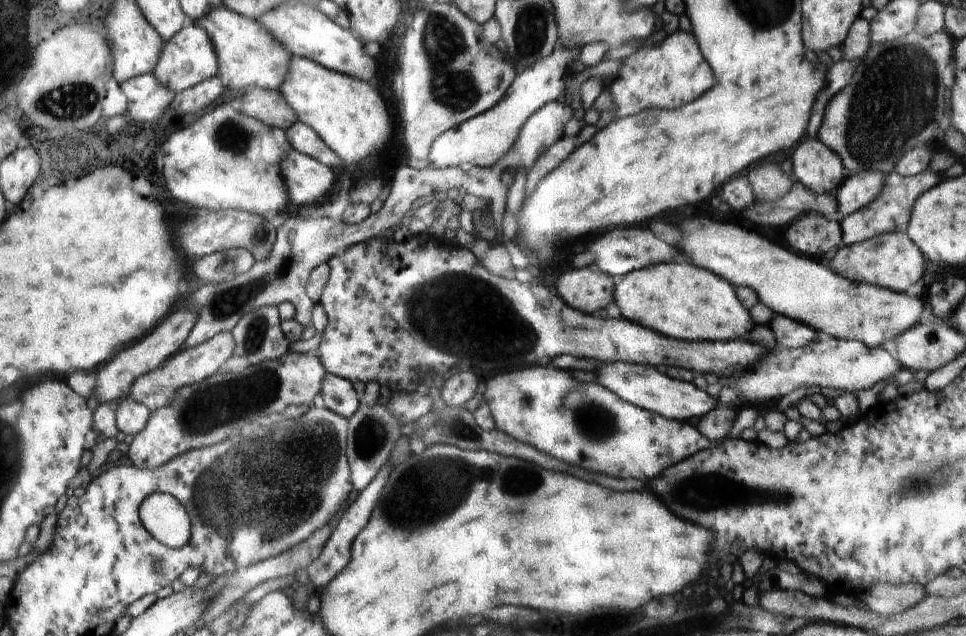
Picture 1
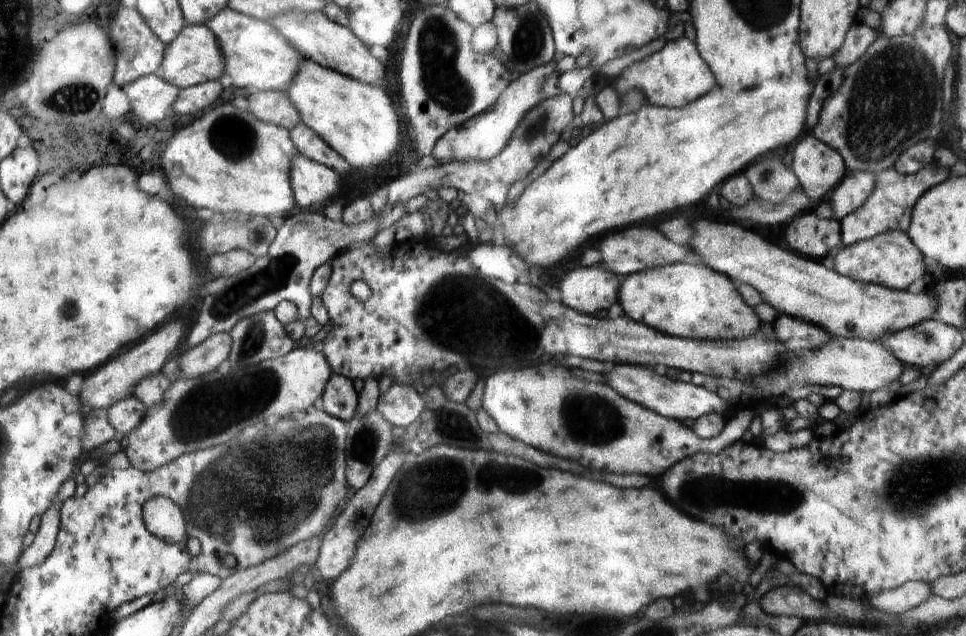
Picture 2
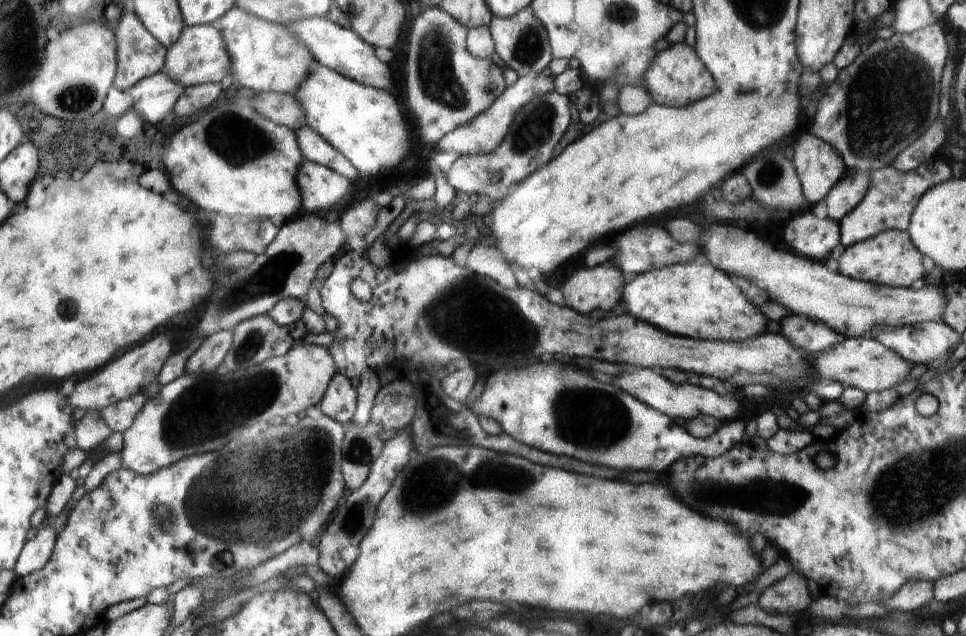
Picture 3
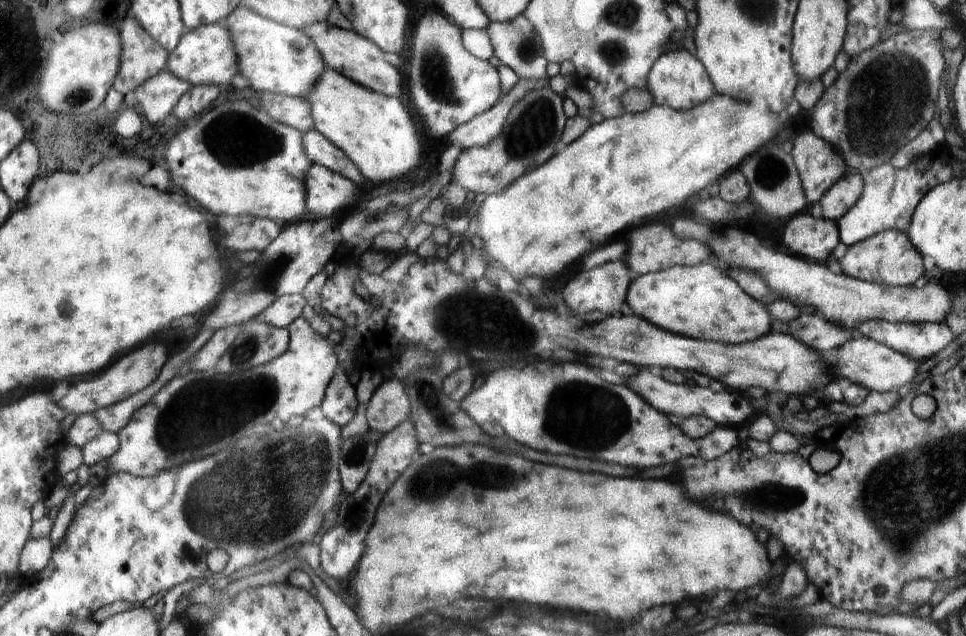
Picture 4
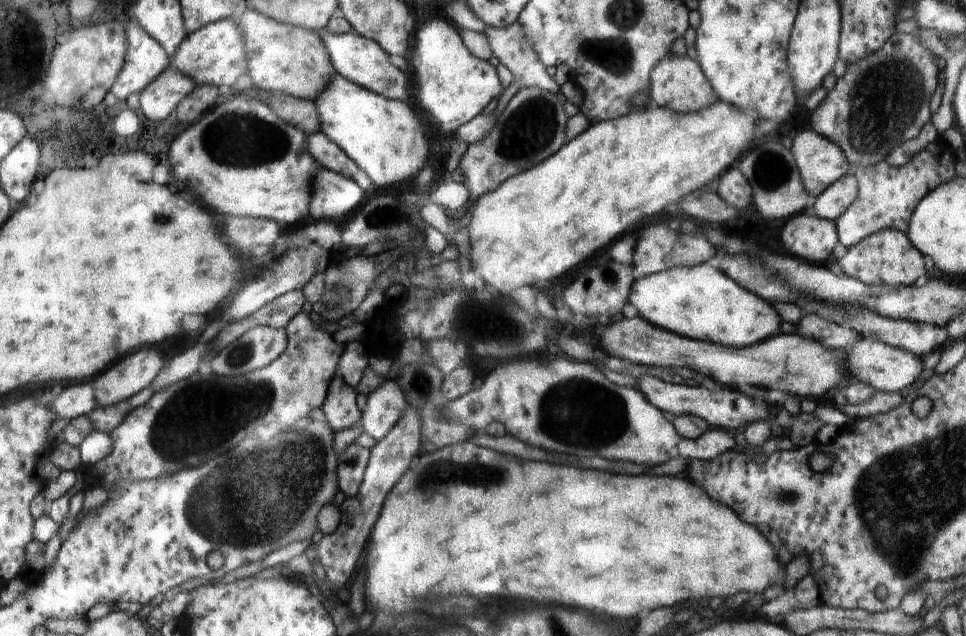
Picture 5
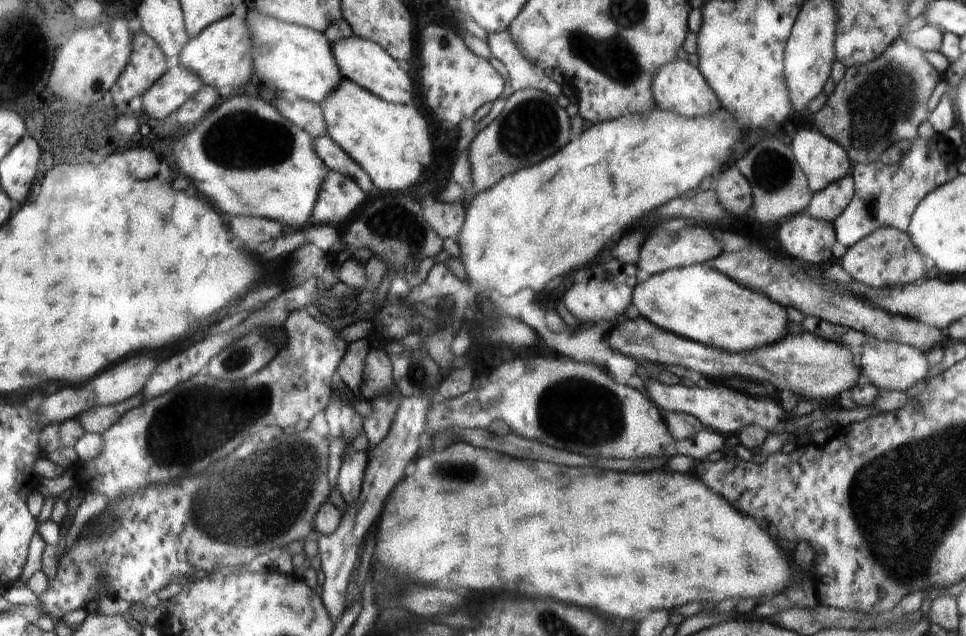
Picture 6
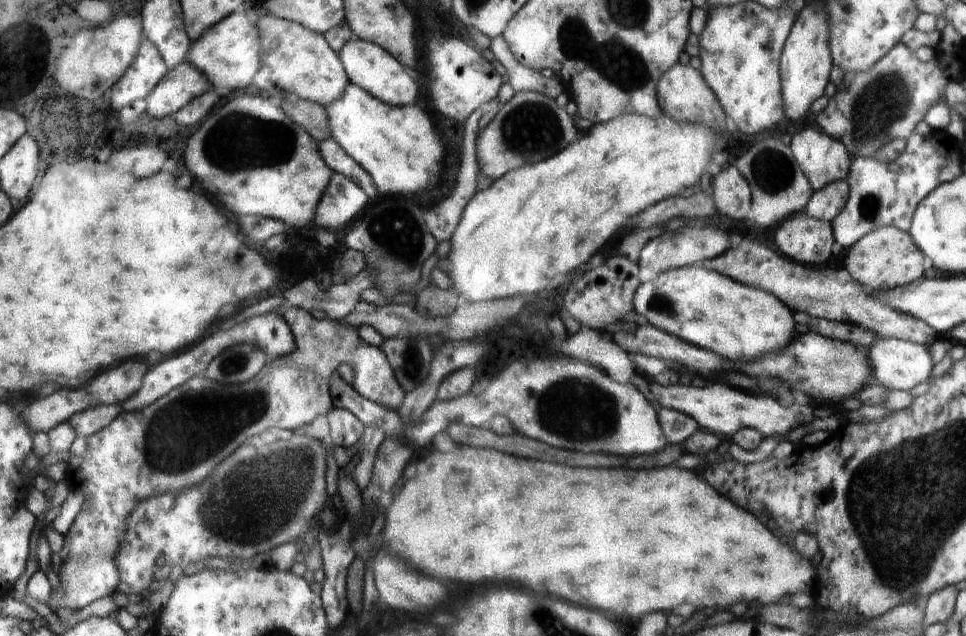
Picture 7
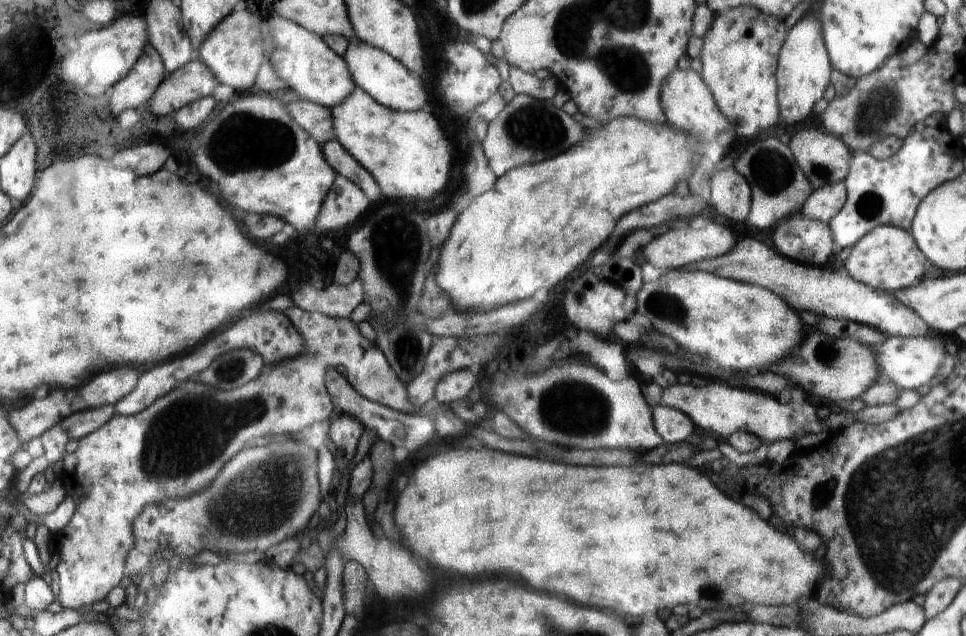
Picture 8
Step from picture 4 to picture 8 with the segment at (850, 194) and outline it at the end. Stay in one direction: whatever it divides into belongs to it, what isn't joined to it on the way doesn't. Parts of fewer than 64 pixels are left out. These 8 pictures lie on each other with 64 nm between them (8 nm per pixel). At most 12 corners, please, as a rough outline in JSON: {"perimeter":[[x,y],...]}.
{"perimeter":[[844,181],[814,189],[802,208],[812,220],[829,223],[847,202]]}

